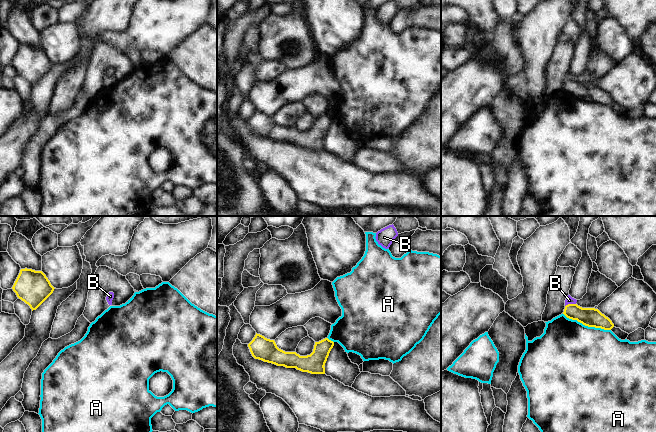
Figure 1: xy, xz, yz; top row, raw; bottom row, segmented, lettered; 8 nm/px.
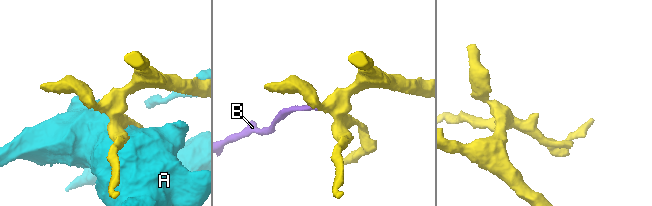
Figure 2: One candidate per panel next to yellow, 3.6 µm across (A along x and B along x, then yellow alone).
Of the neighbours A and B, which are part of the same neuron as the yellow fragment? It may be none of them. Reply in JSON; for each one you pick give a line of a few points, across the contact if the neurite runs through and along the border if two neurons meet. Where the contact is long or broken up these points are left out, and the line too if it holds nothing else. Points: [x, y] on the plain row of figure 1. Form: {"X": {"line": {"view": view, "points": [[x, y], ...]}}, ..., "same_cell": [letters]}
{"same_cell": []}

